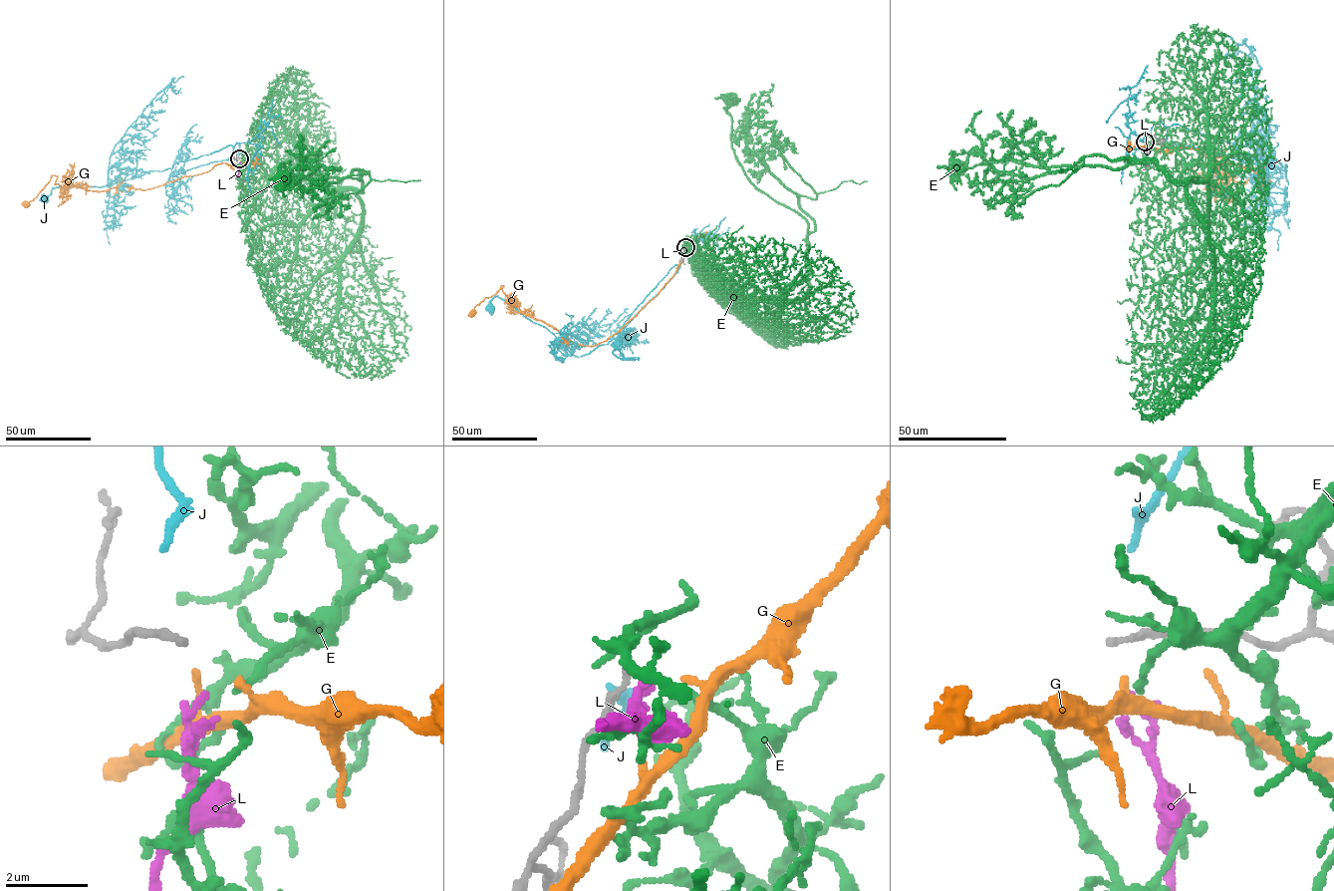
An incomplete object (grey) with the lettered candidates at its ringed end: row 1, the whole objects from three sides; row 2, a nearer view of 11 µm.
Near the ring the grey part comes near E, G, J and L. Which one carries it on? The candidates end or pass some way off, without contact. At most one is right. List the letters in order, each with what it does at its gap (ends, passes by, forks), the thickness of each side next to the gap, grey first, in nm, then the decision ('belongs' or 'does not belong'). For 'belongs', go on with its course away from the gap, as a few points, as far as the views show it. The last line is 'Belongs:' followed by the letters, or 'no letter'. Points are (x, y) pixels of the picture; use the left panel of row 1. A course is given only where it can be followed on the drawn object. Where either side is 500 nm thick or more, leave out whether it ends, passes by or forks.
E: it ends | 220/180 nm | does not belong
G: it ends | 220/140 nm | does not belong
J: it ends | 220/180 nm | belongs | via (238, 155), (237, 143), (233, 148), (228, 145), (161, 171), (112, 180), (104, 186), (55, 187), (44, 199)
L: it ends | 220/130 nm | does not belong
Belongs: J

